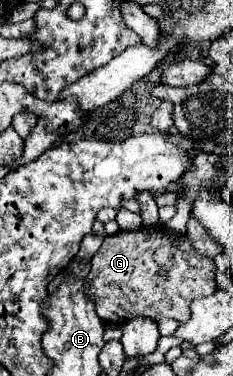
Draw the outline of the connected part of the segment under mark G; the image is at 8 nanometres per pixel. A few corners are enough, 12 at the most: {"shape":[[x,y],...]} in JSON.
{"shape":[[165,225],[105,235],[89,295],[111,325],[185,323],[215,261]]}

